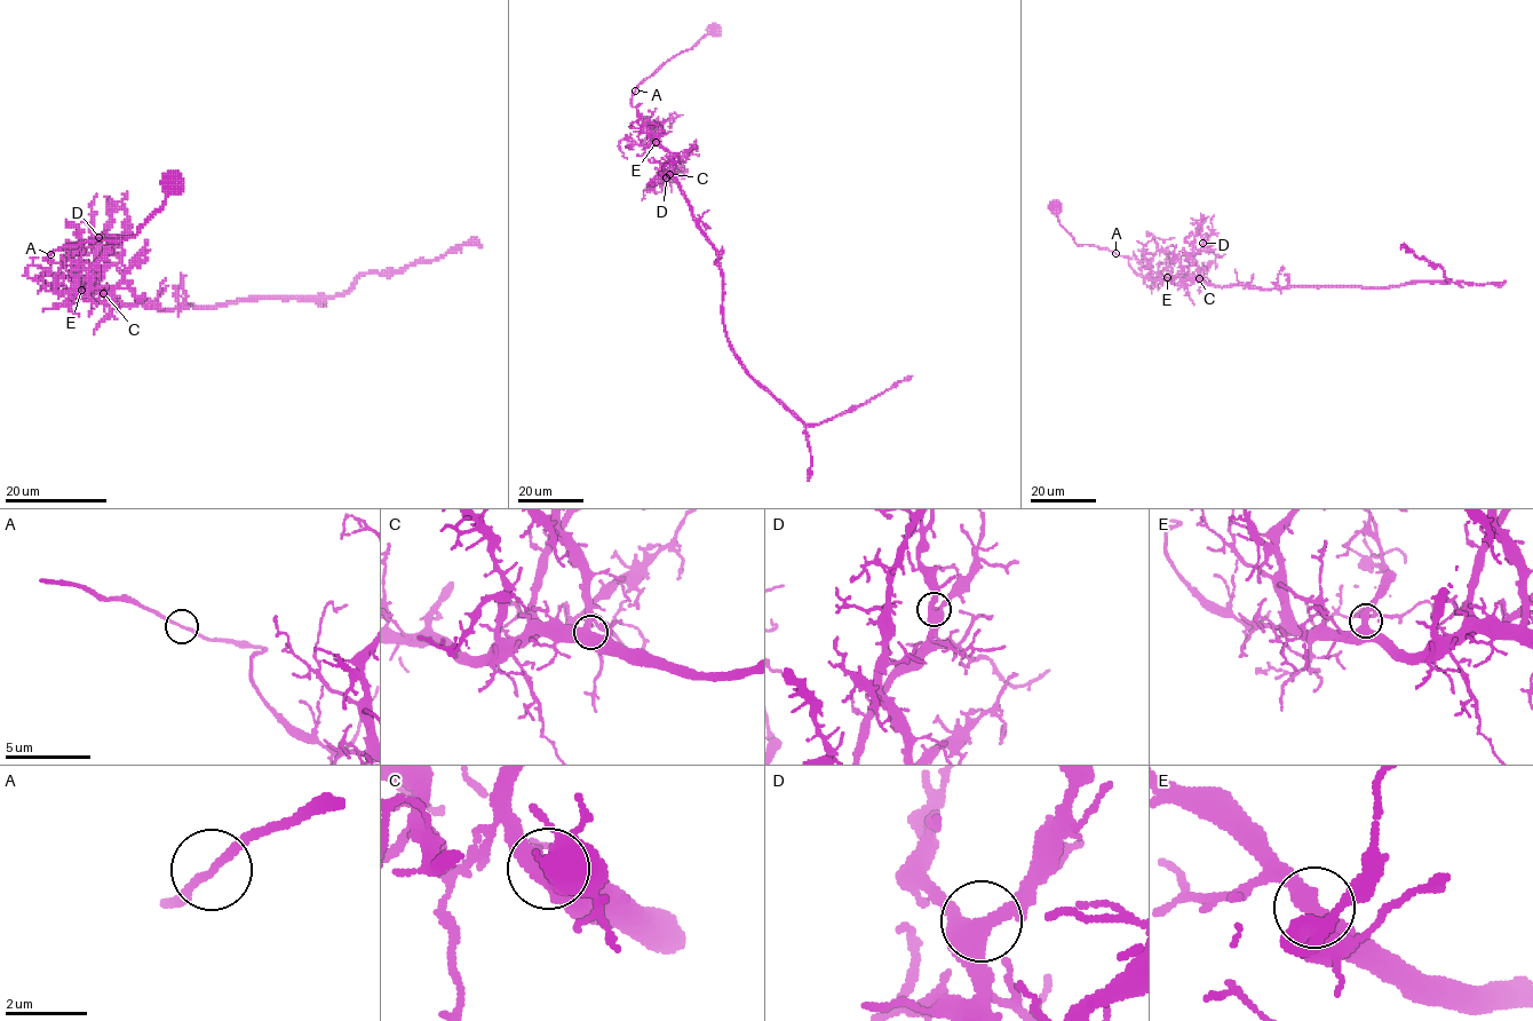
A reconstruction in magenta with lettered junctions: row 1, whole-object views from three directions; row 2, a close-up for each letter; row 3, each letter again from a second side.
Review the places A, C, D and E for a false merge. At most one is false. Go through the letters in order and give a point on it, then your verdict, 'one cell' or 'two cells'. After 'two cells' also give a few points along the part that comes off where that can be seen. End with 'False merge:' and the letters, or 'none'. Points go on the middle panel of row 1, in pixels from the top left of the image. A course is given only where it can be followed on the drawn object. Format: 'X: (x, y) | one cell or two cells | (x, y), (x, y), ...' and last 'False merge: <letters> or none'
A: (635, 90) | one cell
C: (669, 174) | one cell
D: (666, 177) | one cell
E: (656, 142) | one cell
False merge: none

